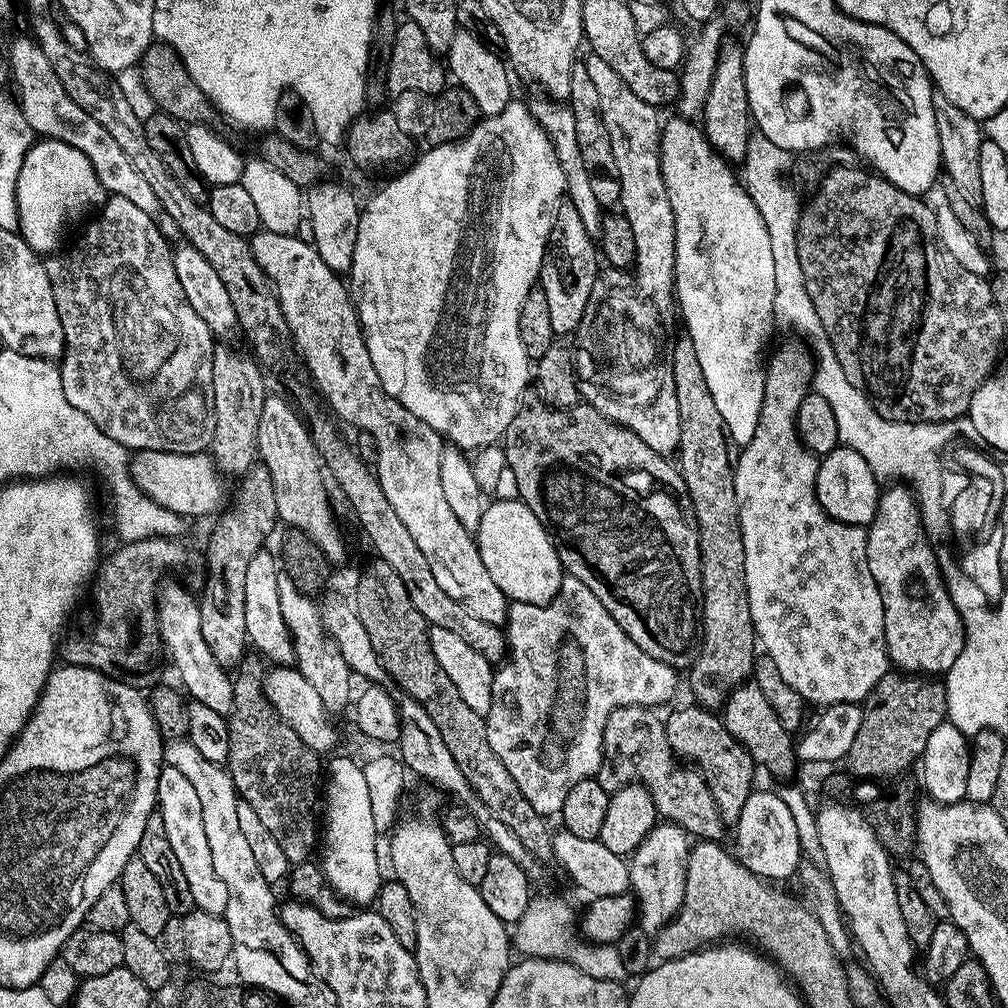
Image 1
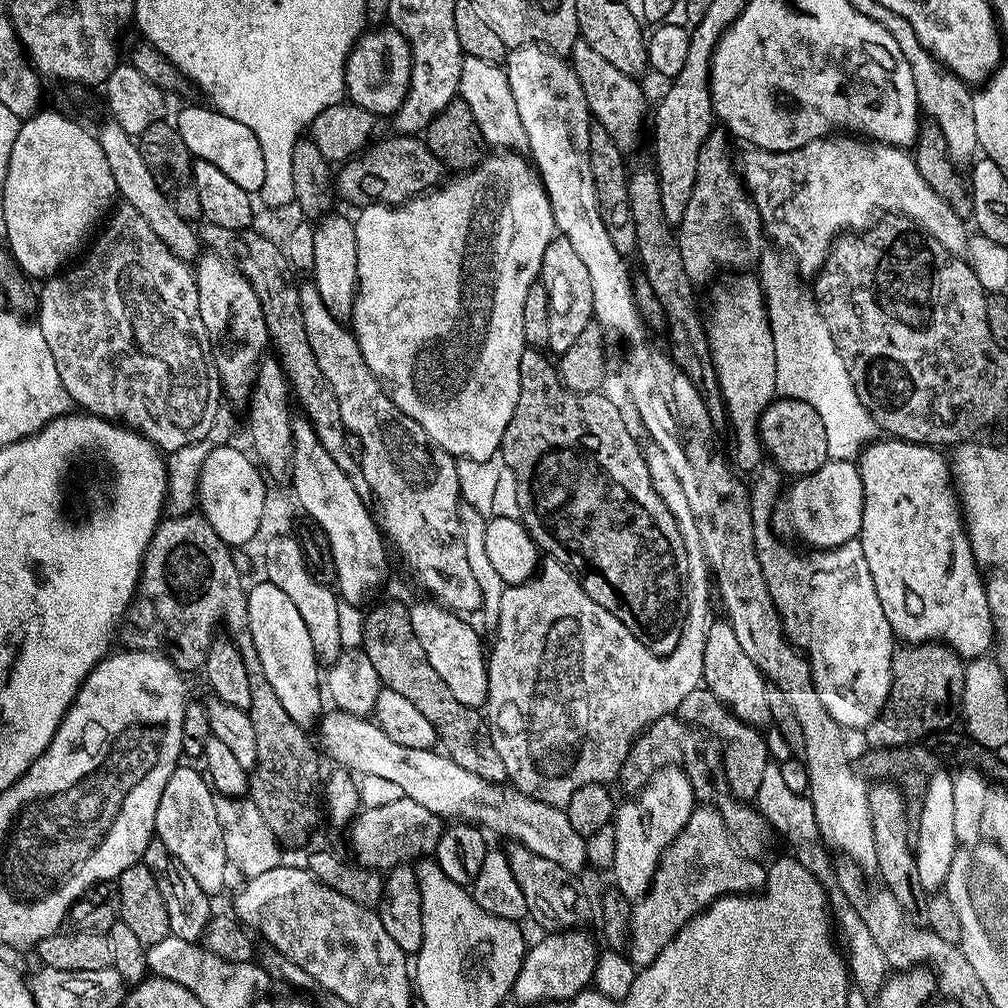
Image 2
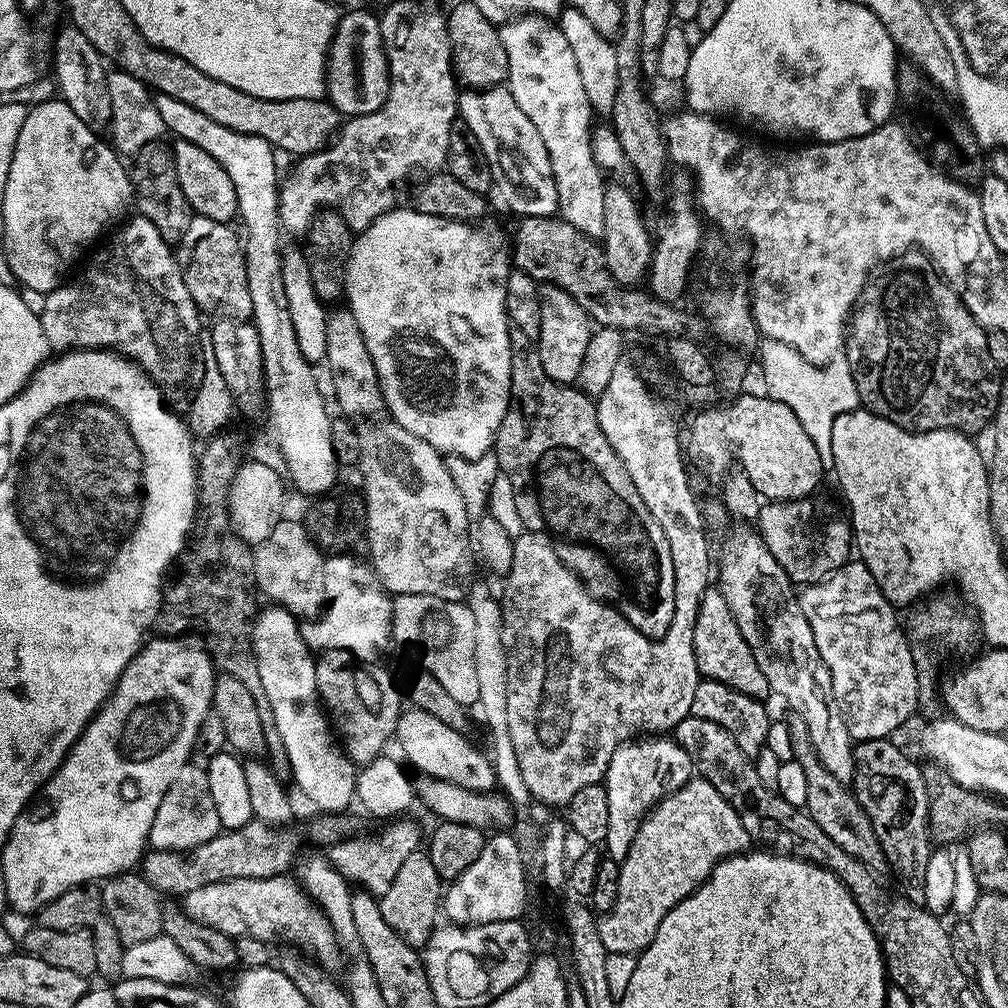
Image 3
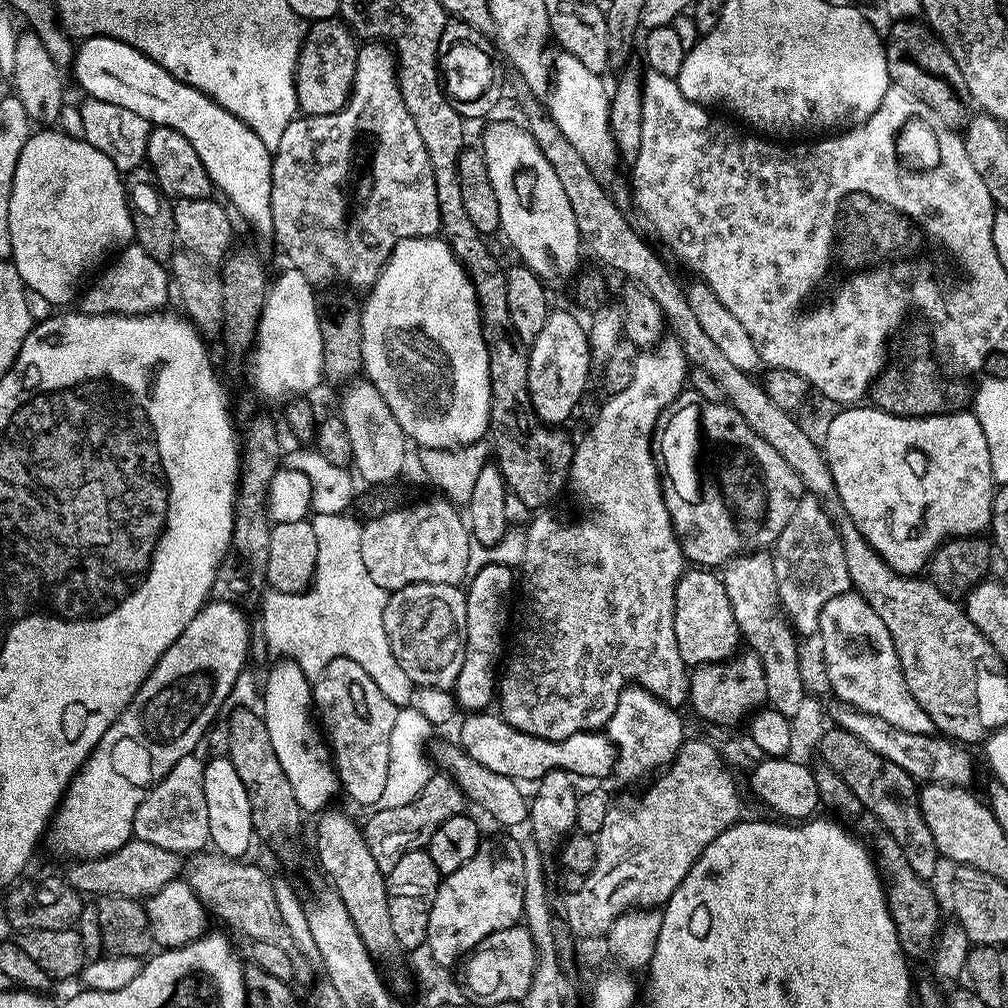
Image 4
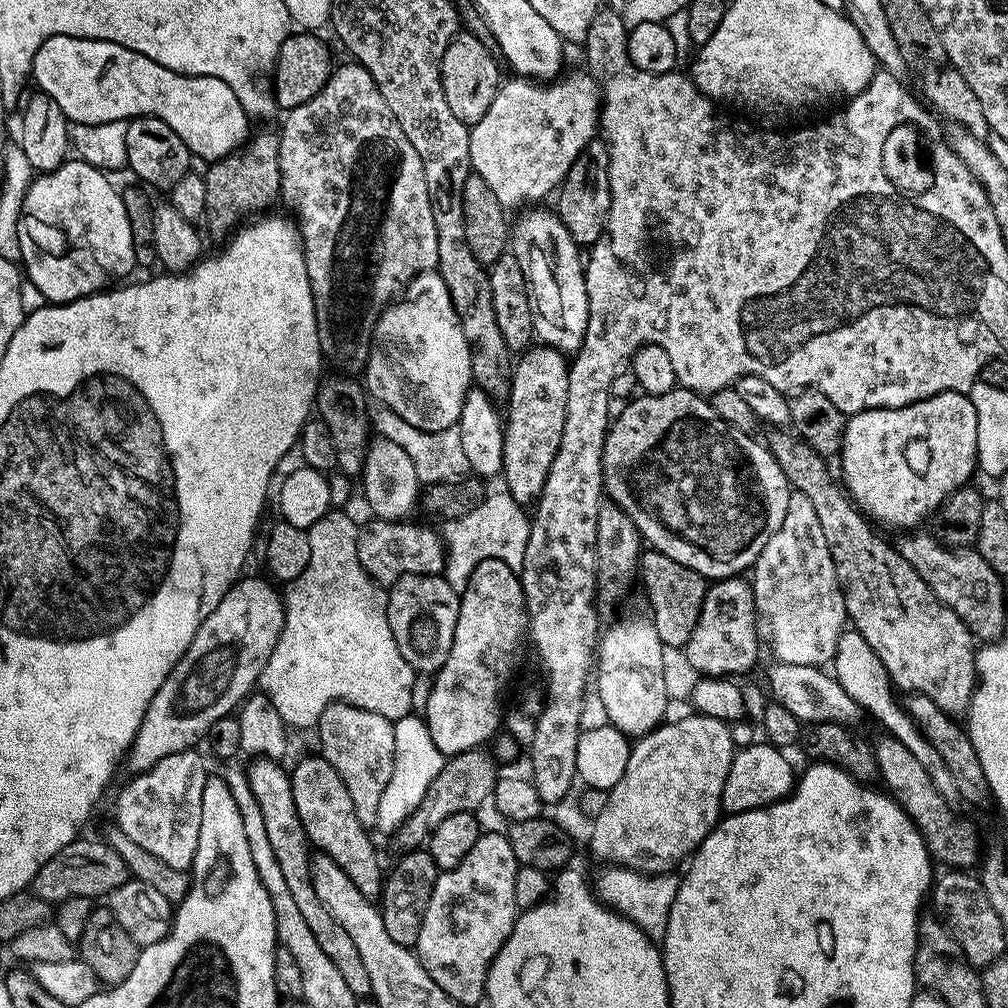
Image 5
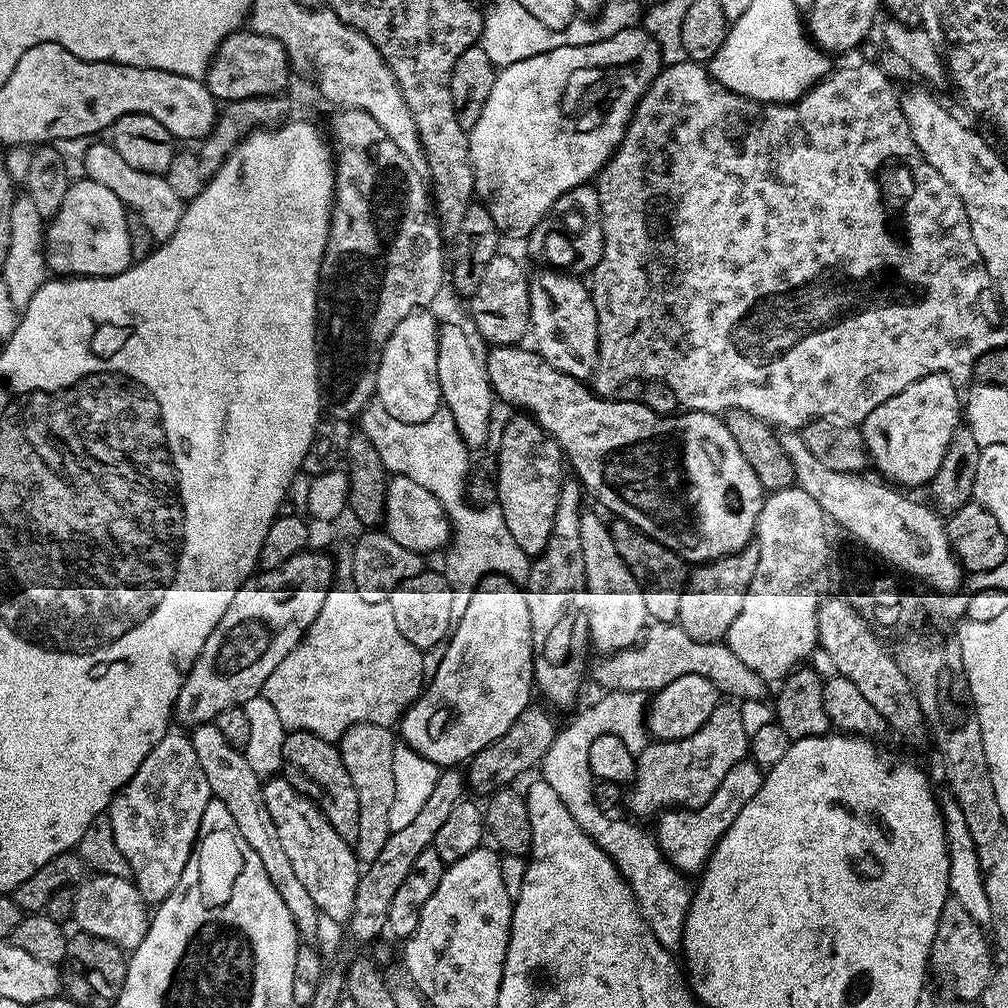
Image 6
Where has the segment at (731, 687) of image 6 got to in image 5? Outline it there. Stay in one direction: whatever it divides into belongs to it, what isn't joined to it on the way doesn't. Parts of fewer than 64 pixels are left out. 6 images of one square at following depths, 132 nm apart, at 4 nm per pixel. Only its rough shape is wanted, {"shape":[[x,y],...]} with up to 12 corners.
{"shape":[[773,663],[771,699],[805,725],[862,709],[820,666]]}

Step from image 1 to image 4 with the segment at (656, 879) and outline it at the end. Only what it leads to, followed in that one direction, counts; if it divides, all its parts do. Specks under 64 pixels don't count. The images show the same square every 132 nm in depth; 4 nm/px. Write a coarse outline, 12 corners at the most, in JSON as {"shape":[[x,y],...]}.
{"shape":[[644,688],[621,690],[606,725],[615,778],[651,777],[686,739],[684,720]]}

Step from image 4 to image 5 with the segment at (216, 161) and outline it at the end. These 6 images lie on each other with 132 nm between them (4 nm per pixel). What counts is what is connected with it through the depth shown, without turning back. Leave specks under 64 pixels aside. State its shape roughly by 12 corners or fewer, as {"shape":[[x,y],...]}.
{"shape":[[46,38],[31,79],[70,122],[153,116],[193,157],[250,136],[222,79],[118,42]]}

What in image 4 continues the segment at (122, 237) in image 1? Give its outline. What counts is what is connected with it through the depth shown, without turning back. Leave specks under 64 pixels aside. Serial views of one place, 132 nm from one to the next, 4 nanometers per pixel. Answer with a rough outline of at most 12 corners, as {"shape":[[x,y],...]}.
{"shape":[[136,242],[78,300],[89,316],[158,312],[169,269]]}

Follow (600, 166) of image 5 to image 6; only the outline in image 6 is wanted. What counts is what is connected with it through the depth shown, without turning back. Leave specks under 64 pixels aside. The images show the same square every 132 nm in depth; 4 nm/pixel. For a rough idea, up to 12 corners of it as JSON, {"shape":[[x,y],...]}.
{"shape":[[591,183],[554,202],[527,237],[545,265],[588,274],[604,249]]}

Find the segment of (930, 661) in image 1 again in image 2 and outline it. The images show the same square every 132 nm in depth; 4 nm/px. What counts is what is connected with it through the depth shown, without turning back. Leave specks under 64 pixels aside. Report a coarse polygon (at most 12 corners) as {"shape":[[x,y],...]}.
{"shape":[[943,451],[860,453],[858,539],[893,637],[993,651]]}

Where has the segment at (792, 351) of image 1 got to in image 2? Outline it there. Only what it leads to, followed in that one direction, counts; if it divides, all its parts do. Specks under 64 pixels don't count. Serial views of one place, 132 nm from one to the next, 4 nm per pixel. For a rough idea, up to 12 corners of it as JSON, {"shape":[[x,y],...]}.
{"shape":[[782,476],[750,484],[756,553],[826,714],[863,730],[894,651],[859,539],[779,544]]}

